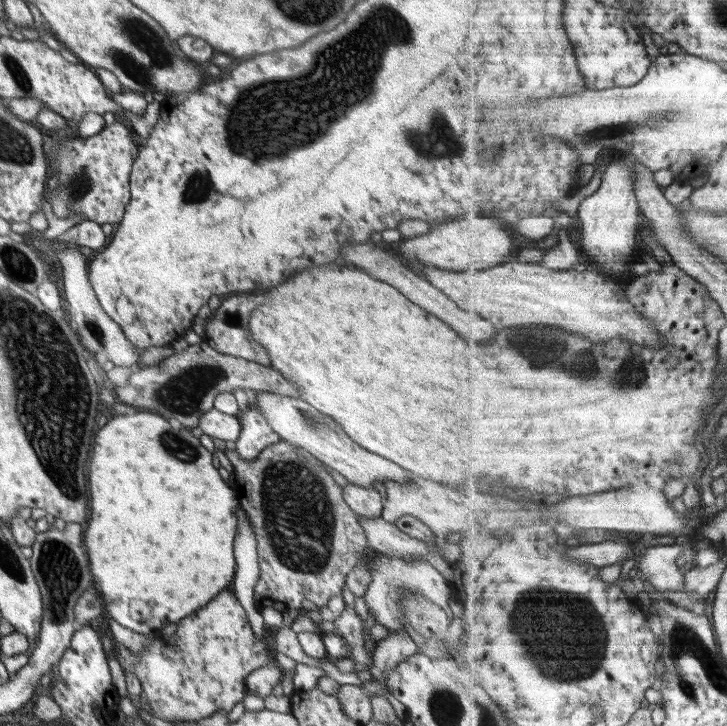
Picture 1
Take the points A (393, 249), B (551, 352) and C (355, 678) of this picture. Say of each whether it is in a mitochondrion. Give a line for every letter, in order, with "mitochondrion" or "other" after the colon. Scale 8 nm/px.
A: other
B: mitochondrion
C: other

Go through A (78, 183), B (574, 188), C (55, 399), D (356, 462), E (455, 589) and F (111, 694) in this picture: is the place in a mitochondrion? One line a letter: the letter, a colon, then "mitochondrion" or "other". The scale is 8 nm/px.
A: mitochondrion
B: other
C: mitochondrion
D: other
E: other
F: other

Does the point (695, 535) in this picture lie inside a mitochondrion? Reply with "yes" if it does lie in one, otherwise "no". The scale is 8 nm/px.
no

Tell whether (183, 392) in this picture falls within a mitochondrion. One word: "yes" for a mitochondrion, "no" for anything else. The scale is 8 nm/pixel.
yes

